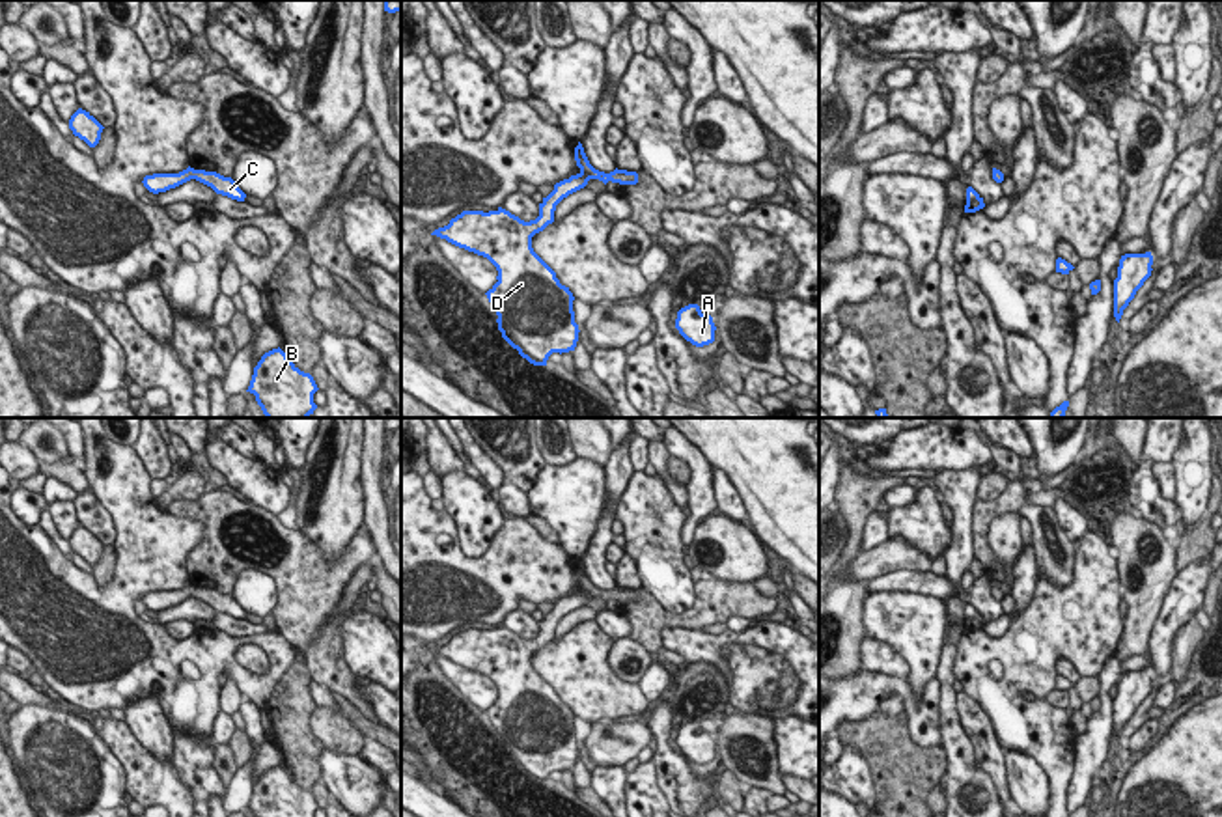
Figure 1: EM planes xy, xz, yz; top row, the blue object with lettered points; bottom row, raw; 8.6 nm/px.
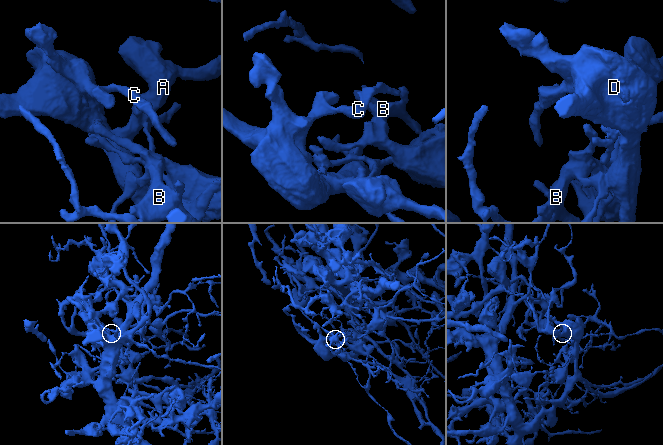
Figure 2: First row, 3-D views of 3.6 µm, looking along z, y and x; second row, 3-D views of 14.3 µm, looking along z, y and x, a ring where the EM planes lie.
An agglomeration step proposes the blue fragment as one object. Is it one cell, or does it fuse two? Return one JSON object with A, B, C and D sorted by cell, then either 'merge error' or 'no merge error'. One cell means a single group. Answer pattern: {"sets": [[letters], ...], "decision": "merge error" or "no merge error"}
{"sets": [["A", "B", "C", "D"]], "decision": "no merge error"}

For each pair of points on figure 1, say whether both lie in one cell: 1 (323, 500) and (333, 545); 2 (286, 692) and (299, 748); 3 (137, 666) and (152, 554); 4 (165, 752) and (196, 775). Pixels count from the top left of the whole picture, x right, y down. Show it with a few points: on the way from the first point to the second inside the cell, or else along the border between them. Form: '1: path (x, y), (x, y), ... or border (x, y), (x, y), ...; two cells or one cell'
1: path (329, 512), (331, 534); one cell
2: path (291, 706), (295, 735); one cell
3: path (124, 638), (124, 590), (129, 582); one cell
4: border (174, 732), (170, 761); two cells

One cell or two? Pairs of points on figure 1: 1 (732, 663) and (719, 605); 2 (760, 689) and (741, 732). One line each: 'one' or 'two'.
1: two
2: two

